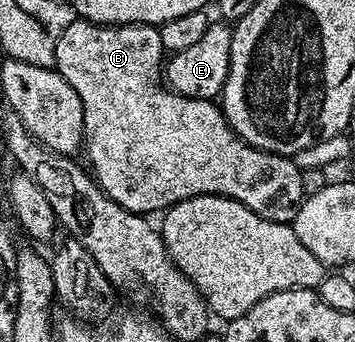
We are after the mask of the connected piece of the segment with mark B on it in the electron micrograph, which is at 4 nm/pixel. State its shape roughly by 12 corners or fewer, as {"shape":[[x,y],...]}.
{"shape":[[75,18],[54,68],[112,202],[290,224],[303,169],[164,83],[152,24]]}

